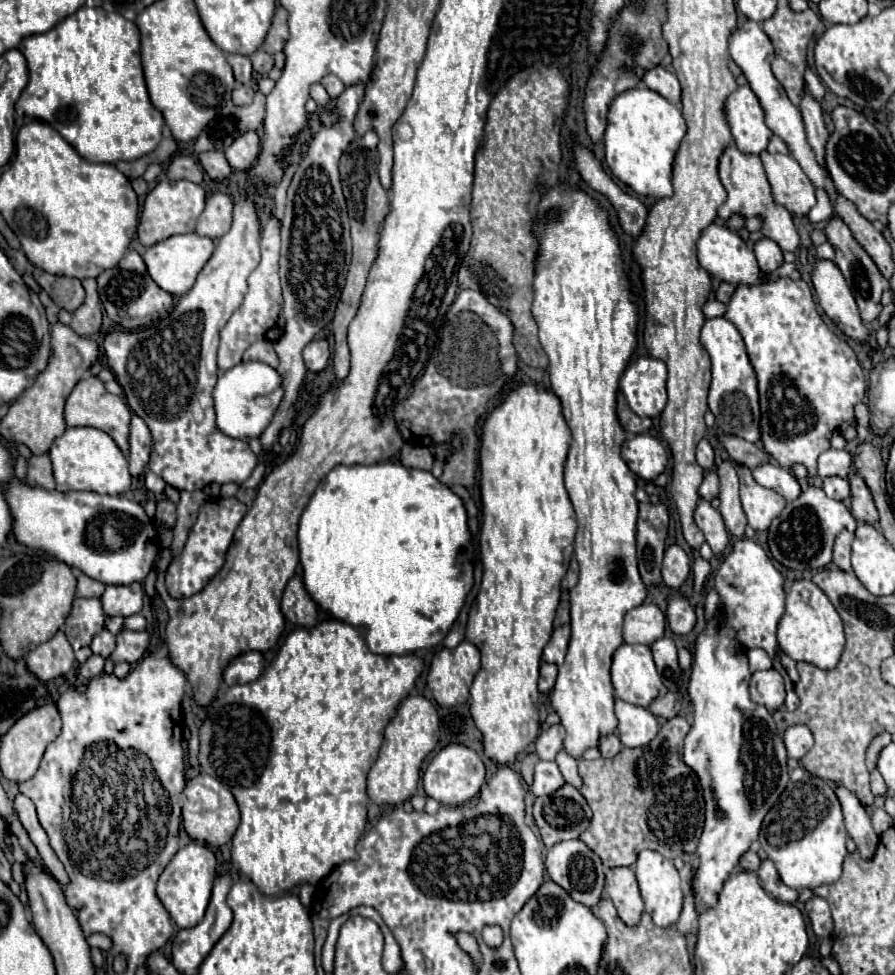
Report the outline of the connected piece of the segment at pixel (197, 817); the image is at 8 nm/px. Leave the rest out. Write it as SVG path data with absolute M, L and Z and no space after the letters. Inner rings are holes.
M200 773L198 777L190 779L186 785L184 795L180 797L182 803L182 823L186 833L200 843L206 843L210 847L220 847L228 843L240 823L240 809L236 805L236 799L228 787L224 787L218 779ZM206 789L206 791L202 791Z

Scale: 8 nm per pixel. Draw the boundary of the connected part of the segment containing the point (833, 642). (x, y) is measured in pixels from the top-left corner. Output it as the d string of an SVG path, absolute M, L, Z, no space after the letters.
M808 579L794 581L786 595L786 613L778 623L778 645L796 661L808 661L820 669L834 669L838 665L846 645L842 619L830 599L826 599L826 593Z

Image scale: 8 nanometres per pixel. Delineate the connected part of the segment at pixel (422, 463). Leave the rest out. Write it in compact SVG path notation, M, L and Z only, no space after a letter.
M404 445L400 451L400 461L406 467L416 467L416 469L426 469L430 471L434 465L434 455L430 453L428 447L418 447L418 445Z

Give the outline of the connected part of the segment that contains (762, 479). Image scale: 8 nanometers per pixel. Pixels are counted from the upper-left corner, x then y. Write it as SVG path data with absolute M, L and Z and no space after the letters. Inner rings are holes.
M774 461L756 467L752 473L754 473L754 479L760 485L764 485L764 487L776 491L776 493L780 493L786 501L794 501L802 493L800 483L794 477L794 473L788 467L782 467L778 463L774 463Z

